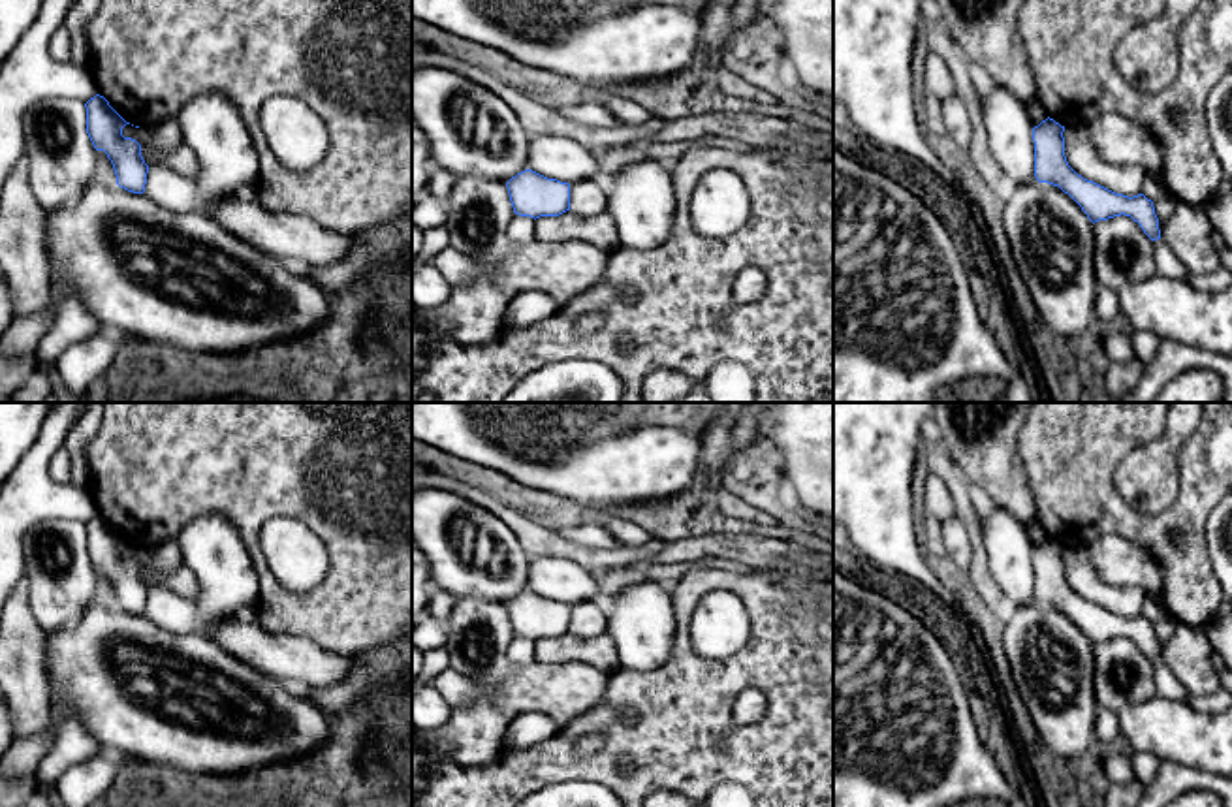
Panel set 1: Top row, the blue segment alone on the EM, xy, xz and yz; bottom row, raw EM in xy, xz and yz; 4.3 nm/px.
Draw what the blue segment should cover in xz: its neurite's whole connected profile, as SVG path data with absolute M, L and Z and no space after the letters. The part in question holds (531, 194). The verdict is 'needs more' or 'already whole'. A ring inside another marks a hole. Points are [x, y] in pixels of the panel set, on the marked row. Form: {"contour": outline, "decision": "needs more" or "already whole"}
{"contour": "M525 169L512 177L508 194L513 213L519 216L559 216L570 211L570 184L547 179L532 169Z", "decision": "already whole"}

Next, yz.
{"contour": "M1050 117L1033 128L1036 181L1059 186L1082 207L1093 224L1121 214L1130 216L1153 241L1157 273L1166 278L1187 280L1189 269L1161 237L1153 201L1144 194L1132 198L1115 194L1078 175L1066 162L1063 132L1065 126Z", "decision": "needs more"}

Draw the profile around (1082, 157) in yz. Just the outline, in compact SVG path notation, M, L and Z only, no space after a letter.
M1087 124L1066 126L1063 137L1066 162L1078 175L1115 194L1129 198L1142 194L1147 171L1132 164L1104 162L1091 141Z

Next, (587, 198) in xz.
M594 179L570 184L570 211L577 216L596 216L608 207L608 196Z

